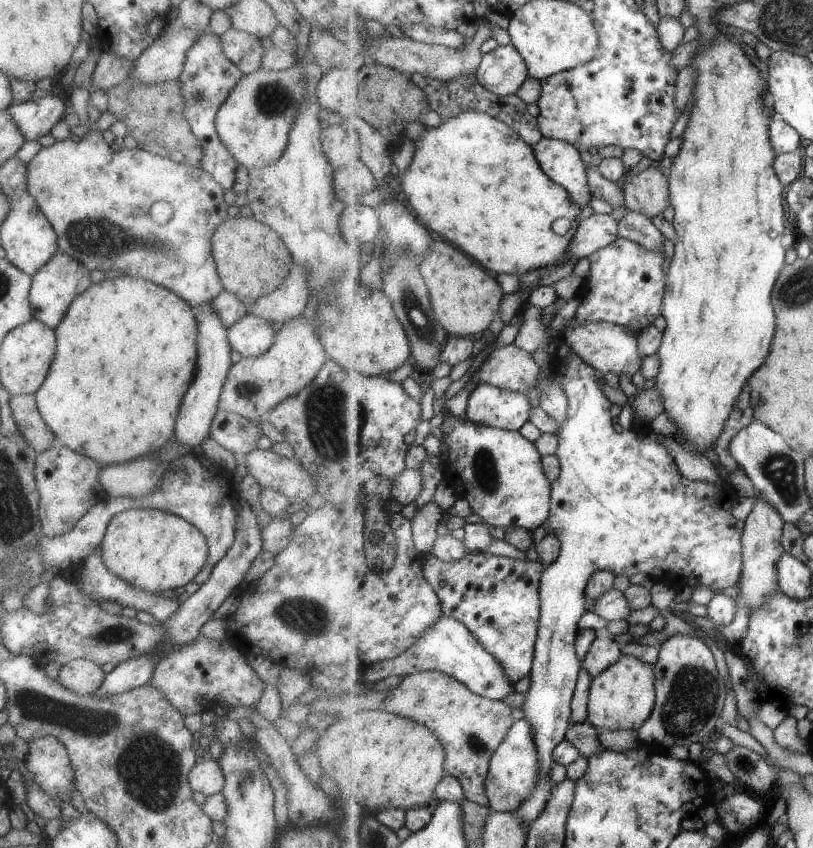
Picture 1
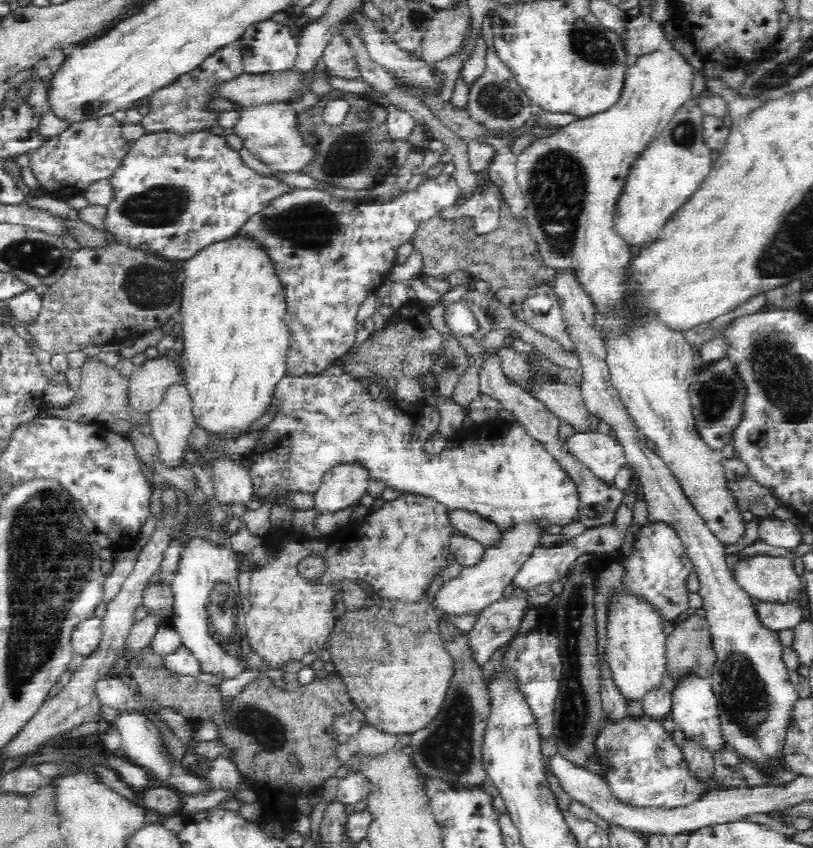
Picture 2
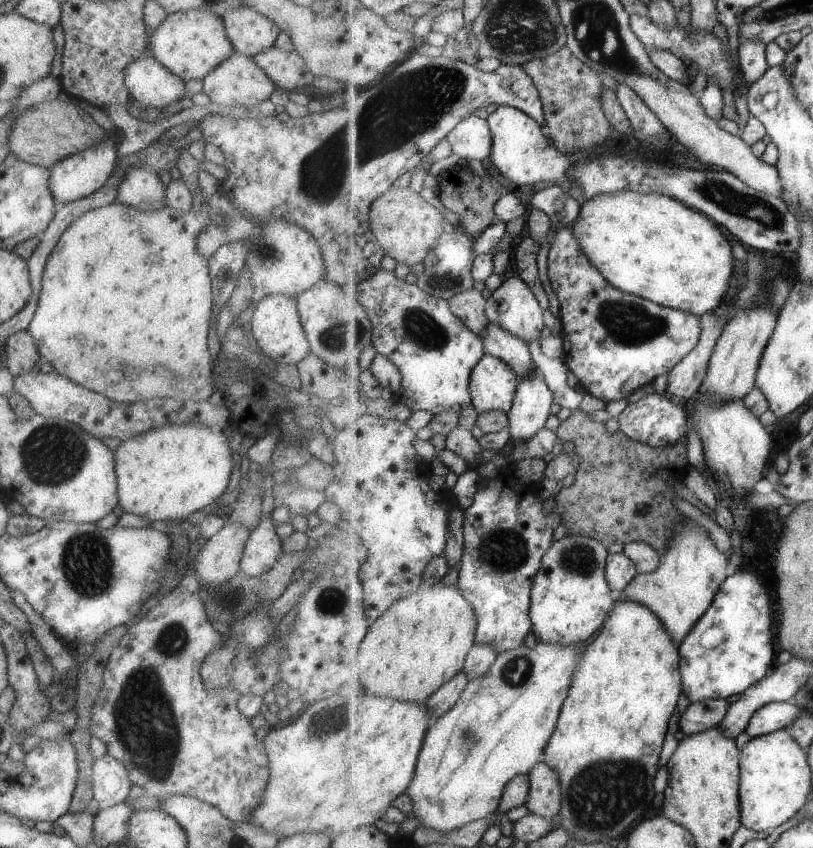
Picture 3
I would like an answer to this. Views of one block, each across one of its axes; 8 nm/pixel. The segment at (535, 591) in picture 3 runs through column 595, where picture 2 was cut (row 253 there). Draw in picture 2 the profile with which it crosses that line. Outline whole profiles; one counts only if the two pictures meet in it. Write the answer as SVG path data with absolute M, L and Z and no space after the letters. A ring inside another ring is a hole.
M672 49L665 52L656 50L632 59L624 78L620 100L606 112L590 118L576 119L566 126L560 126L546 137L536 137L516 156L516 179L520 193L526 201L524 225L528 225L529 233L538 245L542 264L556 270L570 271L578 279L582 289L588 293L599 317L602 316L604 320L617 318L625 324L622 328L604 330L603 333L605 361L612 386L618 391L637 432L655 443L655 453L667 463L685 496L706 521L708 529L727 548L734 546L745 534L746 524L727 488L726 470L718 453L708 449L694 429L694 415L689 397L689 386L695 381L698 371L693 361L694 350L686 341L684 332L666 327L647 306L643 306L639 282L631 280L633 274L629 271L636 249L615 231L617 202L628 182L632 164L649 144L658 138L676 112L692 98L695 73L694 67L687 64L687 61Z

